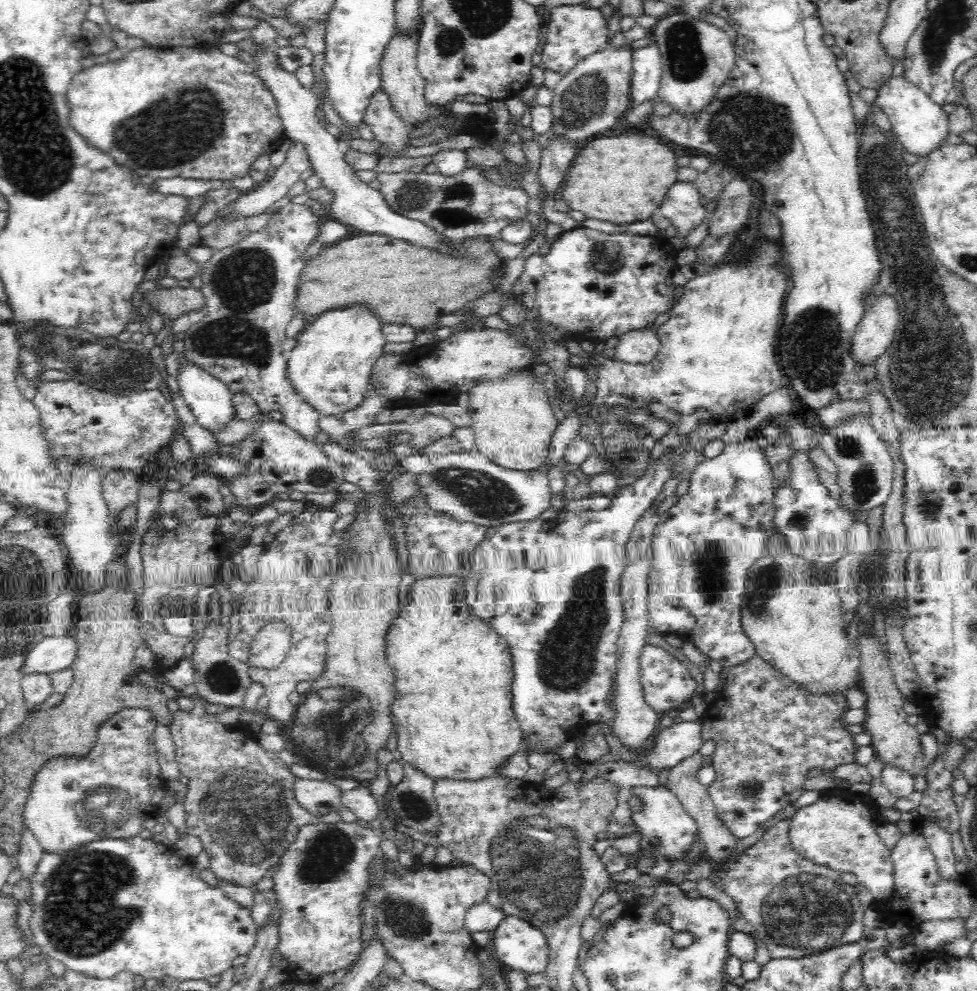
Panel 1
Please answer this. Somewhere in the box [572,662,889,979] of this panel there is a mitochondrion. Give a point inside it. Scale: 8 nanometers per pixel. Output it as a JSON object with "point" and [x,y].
{"point":[806,911]}

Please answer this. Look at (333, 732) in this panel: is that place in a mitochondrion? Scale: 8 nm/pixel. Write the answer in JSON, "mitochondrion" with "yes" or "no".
{"mitochondrion":"yes"}

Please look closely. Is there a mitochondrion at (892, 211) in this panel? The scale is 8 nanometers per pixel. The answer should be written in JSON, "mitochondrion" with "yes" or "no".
{"mitochondrion":"yes"}

